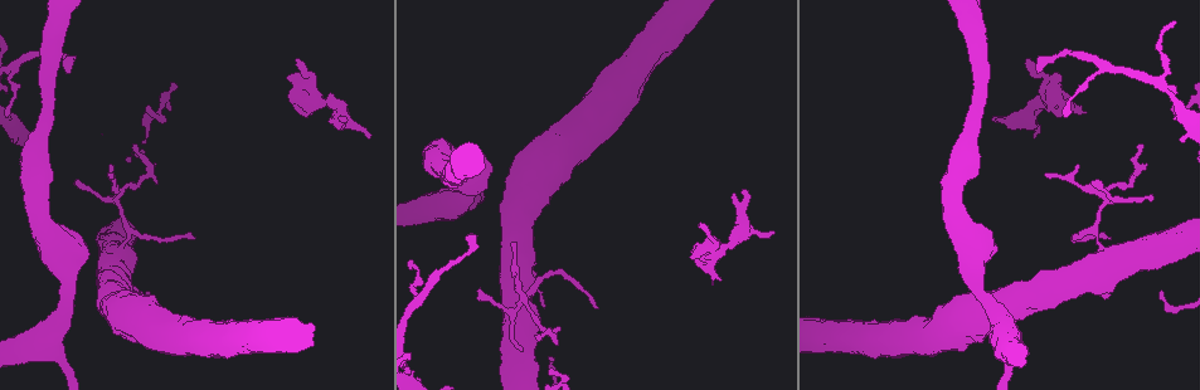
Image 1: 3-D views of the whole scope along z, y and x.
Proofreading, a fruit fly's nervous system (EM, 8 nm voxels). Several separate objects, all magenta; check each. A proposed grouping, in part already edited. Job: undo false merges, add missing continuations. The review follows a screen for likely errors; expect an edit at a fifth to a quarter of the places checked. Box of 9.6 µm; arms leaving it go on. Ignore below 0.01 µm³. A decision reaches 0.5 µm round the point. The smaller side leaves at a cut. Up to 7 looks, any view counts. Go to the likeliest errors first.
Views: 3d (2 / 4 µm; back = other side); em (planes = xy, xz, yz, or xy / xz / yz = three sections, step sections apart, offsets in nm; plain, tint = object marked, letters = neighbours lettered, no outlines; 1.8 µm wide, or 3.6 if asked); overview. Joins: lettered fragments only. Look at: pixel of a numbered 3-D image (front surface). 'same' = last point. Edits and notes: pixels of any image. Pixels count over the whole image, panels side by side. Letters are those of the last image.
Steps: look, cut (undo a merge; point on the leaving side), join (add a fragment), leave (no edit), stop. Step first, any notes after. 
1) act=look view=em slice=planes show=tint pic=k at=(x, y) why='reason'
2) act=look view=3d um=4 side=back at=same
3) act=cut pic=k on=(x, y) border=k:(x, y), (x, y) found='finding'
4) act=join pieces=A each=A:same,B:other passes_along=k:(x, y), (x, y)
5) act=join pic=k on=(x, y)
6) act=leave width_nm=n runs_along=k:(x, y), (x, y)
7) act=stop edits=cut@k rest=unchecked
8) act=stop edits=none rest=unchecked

act=look view=3d um=4 pic=1 at=(742, 192) why='branch stops here'

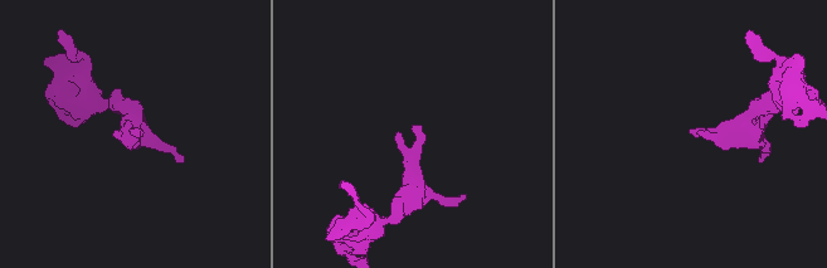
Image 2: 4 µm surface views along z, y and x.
act=look view=em slice=yz step=16 show=tint pic=2 at=(415, 130)

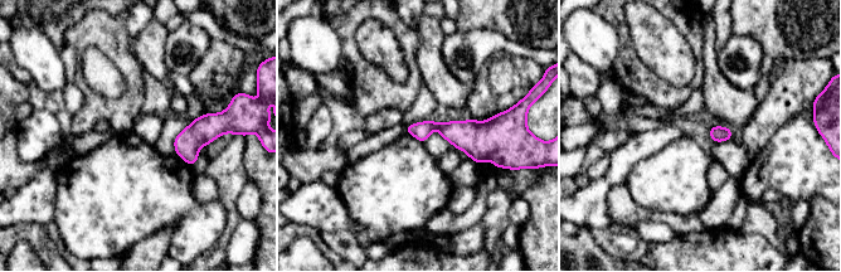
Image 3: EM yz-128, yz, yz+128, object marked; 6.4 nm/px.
act=look view=em slice=planes show=letters at=same

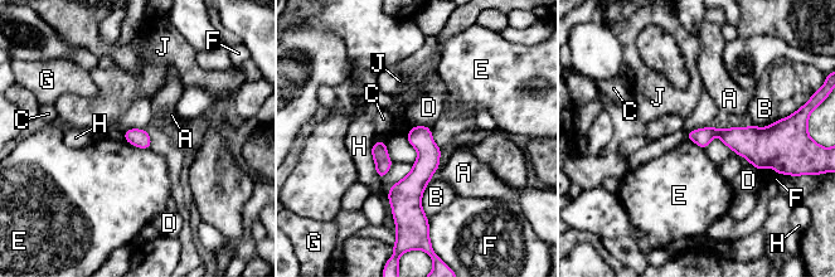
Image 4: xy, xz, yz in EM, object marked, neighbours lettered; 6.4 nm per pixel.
act=leave longest_contact=B:240nm each=A:other,B:other,C:other,D:other,E:other,F:other,G:other,H:other,J:other border=4:(125, 139), (139, 147), (150, 149) found='none of them fits'

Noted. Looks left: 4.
act=look view=3d um=4 side=back pic=1 at=(517, 304)

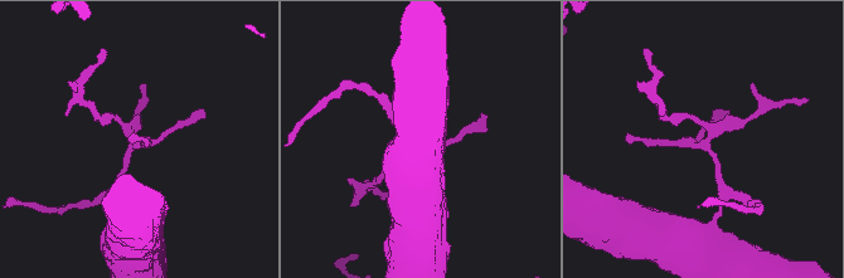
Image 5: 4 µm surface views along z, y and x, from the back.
act=look view=em slice=planes show=letters pic=5 at=(704, 144)

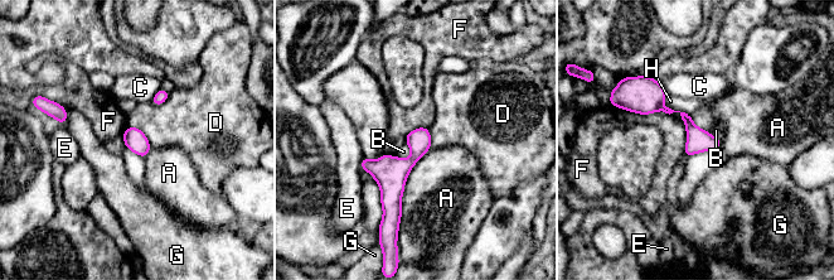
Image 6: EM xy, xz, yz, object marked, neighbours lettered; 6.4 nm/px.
act=leave width_nm=140 each=A:other,B:other,C:other,D:other,E:other,F:other,G:other,H:other border=6:(412, 151), (407, 158), (394, 157) found='all the same neuron'

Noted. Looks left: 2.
act=look view=3d um=2 side=back pic=1 at=(470, 236) why='an open end'

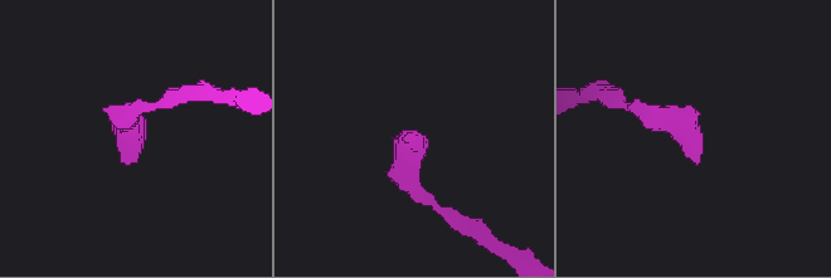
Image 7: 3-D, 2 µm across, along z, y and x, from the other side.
act=look view=em slice=planes show=letters pic=7 at=(129, 161) why='need the tissue'

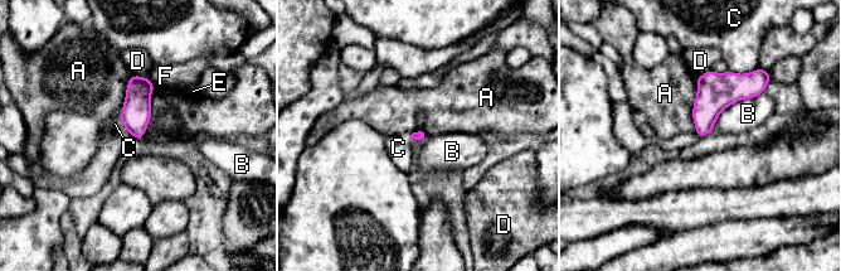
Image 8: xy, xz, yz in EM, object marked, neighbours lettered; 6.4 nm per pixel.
act=leave each=A:other,B:other,C:other,D:other,E:other,F:other found='none of them fits'

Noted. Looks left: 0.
act=stop edits=none rest=unchecked

